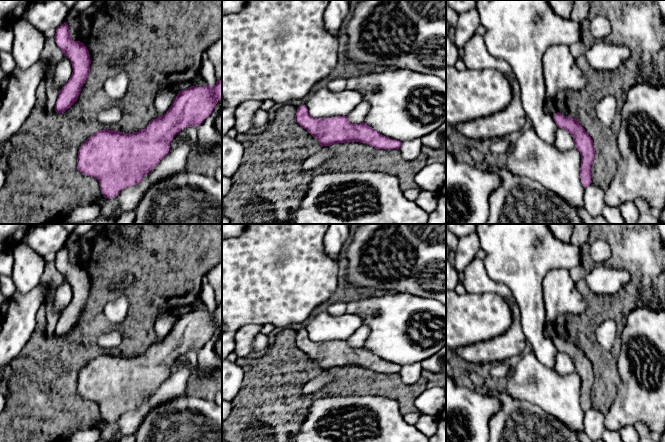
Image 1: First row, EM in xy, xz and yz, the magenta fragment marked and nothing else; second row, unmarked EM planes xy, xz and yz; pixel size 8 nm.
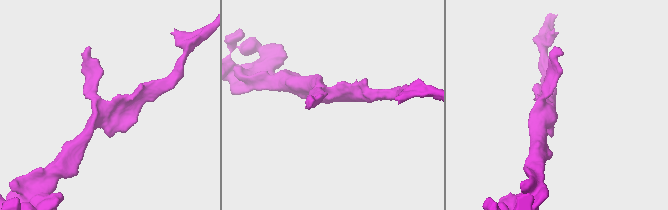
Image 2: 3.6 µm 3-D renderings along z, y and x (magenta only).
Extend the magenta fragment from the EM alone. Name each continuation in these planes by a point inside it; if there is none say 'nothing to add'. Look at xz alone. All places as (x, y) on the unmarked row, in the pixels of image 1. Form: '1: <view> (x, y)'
nothing to add

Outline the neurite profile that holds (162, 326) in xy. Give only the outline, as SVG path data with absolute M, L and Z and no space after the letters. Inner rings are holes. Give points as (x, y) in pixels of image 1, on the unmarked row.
M170 314L167 317L160 317L154 323L153 330L159 339L163 339L172 329L178 315Z

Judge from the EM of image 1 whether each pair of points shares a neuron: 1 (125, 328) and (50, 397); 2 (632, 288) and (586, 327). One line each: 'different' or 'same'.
1: same
2: same

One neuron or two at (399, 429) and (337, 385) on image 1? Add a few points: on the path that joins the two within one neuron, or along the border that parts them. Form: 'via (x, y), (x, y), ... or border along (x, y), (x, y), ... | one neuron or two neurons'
border along (375, 394), (328, 396) | two neurons

